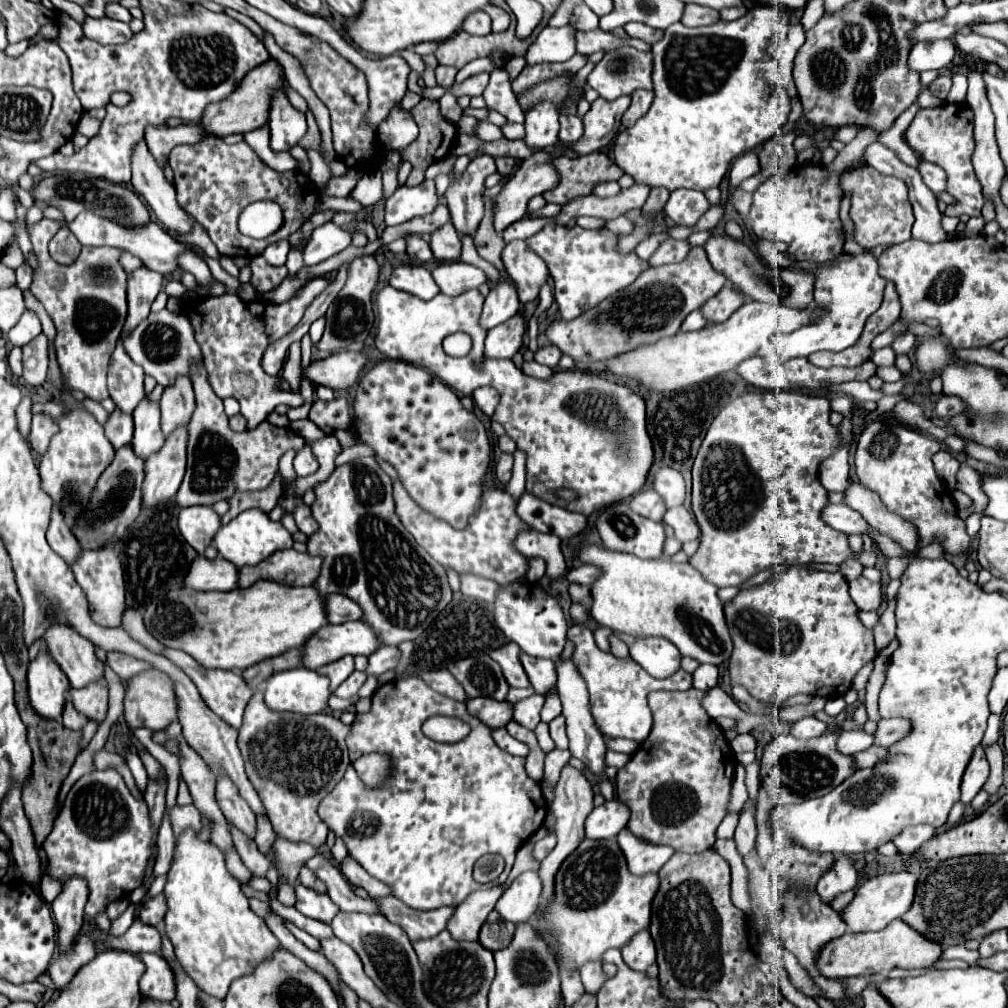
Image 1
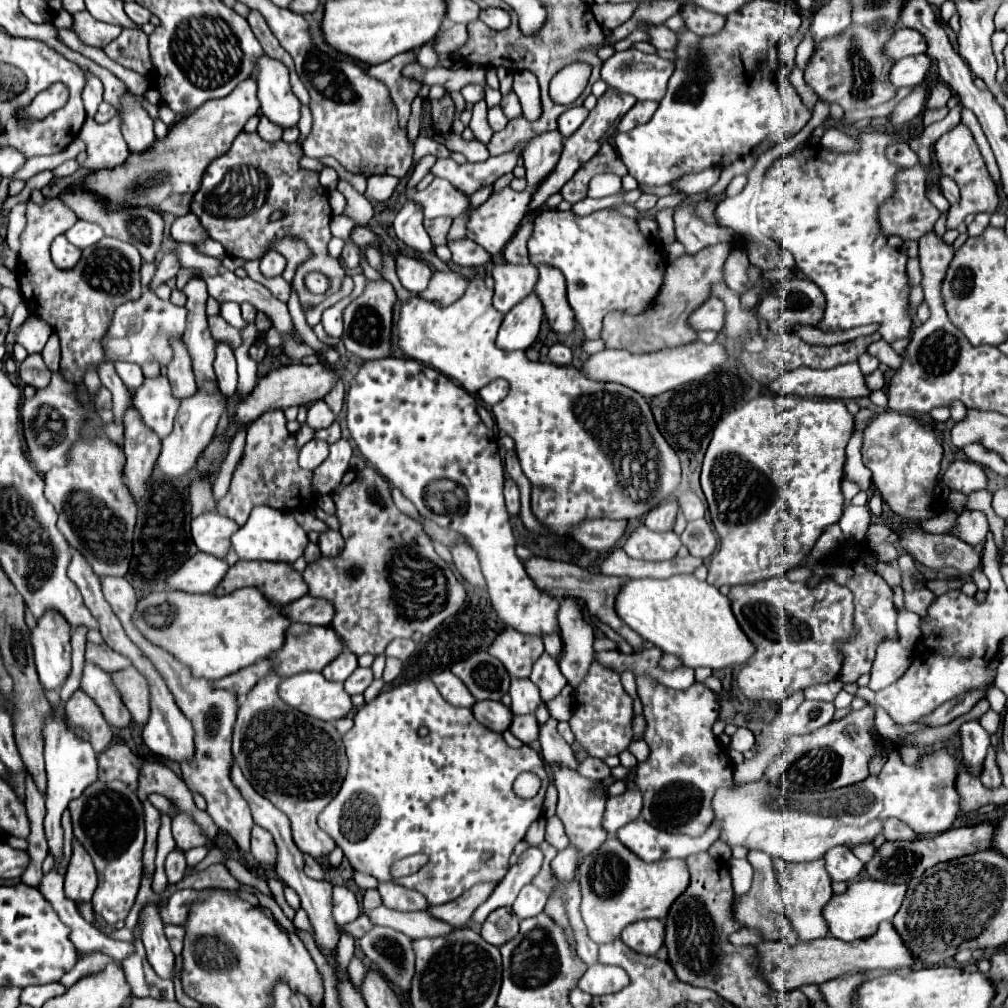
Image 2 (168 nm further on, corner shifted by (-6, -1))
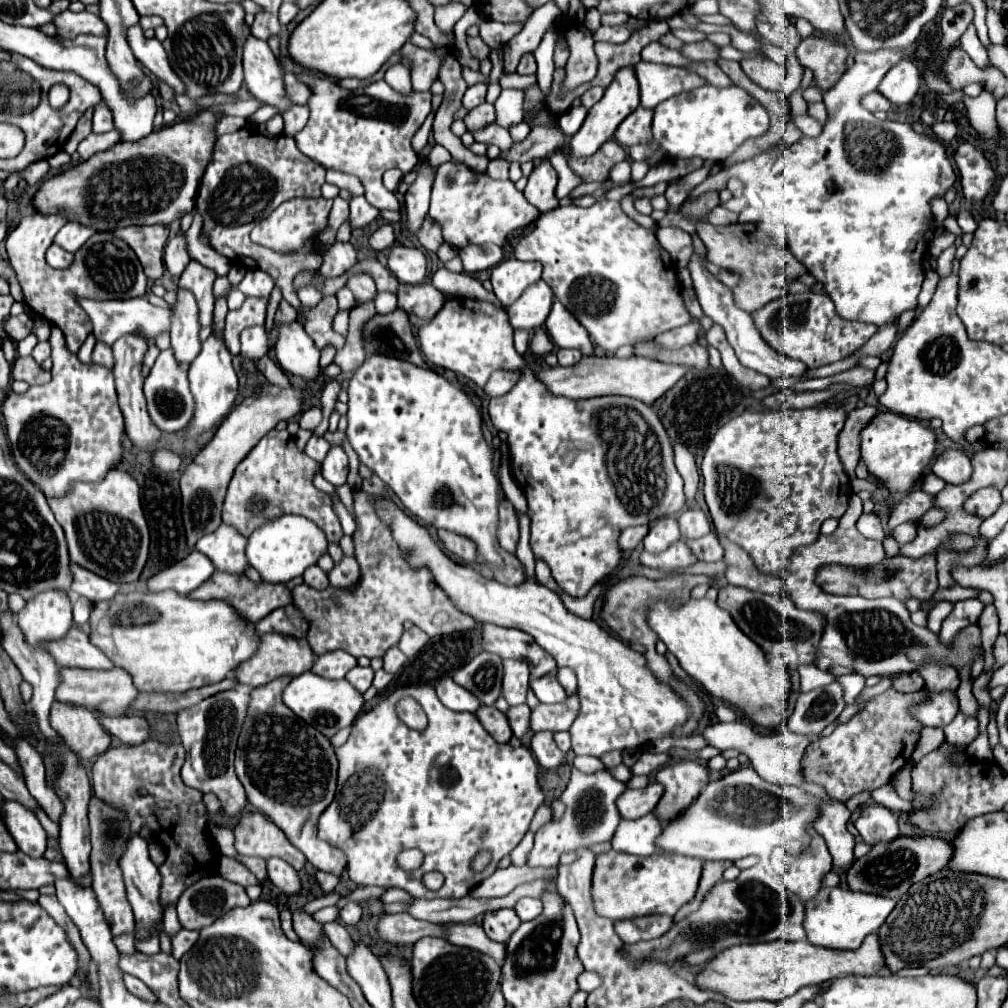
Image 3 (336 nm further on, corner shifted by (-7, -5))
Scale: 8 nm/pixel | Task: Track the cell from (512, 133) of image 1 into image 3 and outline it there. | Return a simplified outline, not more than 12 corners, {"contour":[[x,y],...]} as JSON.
{"contour":[[484,102],[464,118],[466,130],[476,132],[496,120],[494,106]]}

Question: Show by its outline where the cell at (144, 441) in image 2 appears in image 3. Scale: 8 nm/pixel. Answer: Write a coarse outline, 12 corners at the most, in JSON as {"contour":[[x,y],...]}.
{"contour":[[140,332],[118,338],[114,378],[126,434],[150,450],[160,430],[148,416]]}

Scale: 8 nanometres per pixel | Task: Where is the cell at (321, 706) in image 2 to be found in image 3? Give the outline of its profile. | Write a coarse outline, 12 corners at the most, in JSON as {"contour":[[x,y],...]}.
{"contour":[[292,678],[282,700],[332,738],[364,704],[344,678]]}

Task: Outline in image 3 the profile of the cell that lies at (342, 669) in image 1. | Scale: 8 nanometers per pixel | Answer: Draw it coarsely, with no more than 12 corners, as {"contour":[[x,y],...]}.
{"contour":[[334,650],[314,660],[322,678],[344,678],[356,666],[352,654]]}

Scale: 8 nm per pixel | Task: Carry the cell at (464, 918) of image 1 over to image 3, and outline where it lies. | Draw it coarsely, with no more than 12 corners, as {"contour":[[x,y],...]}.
{"contour":[[572,766],[566,806],[536,832],[528,866],[610,842],[626,784]]}

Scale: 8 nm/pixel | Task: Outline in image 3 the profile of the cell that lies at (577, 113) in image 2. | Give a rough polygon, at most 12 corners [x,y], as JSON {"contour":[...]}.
{"contour":[[572,106],[560,116],[560,128],[574,136],[586,120],[584,106]]}

